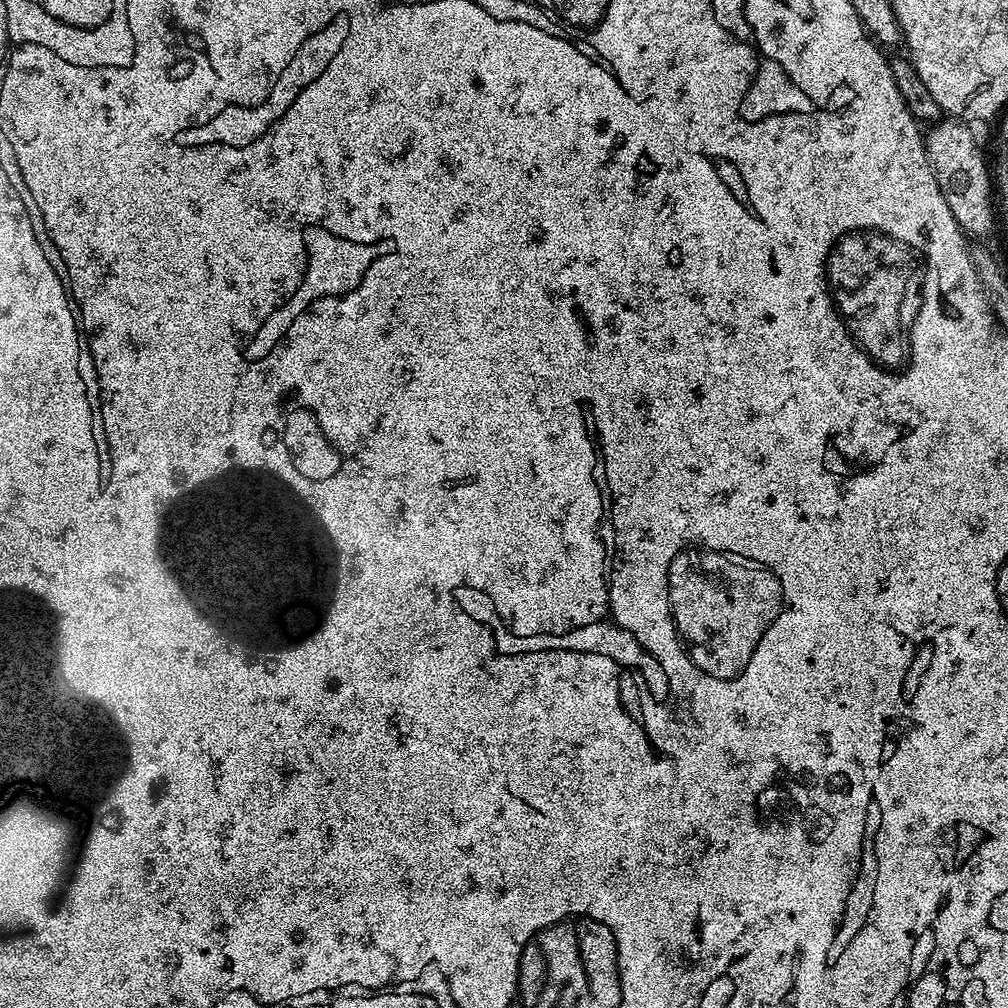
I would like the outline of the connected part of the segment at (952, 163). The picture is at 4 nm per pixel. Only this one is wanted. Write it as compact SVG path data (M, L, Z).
M943 118L927 129L924 149L928 151L928 161L942 190L942 198L946 198L946 206L950 206L950 214L954 214L958 226L969 237L988 236L998 224L994 211L994 180L990 170L988 174L984 152L968 128L971 127L963 120Z

